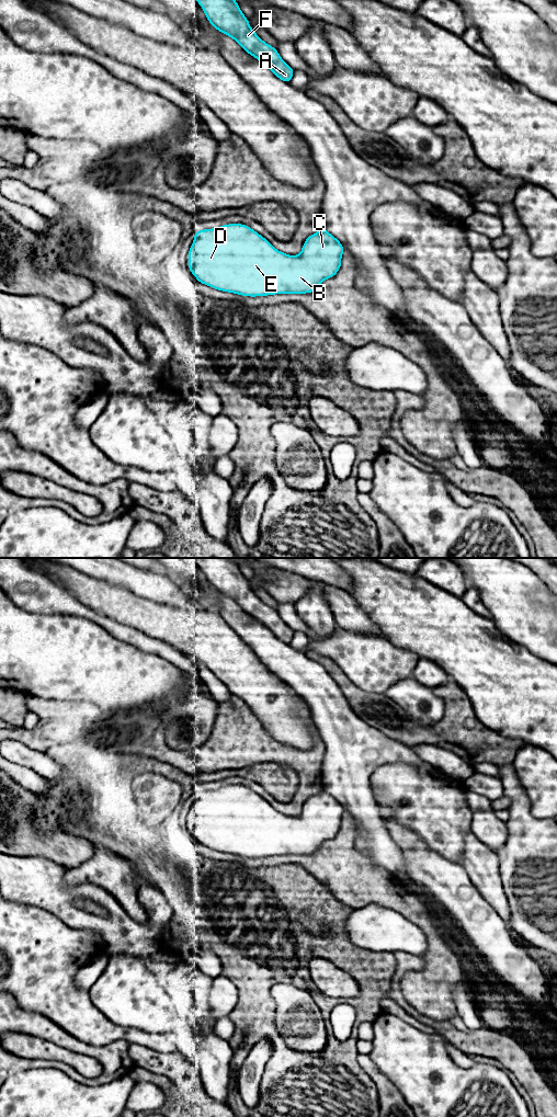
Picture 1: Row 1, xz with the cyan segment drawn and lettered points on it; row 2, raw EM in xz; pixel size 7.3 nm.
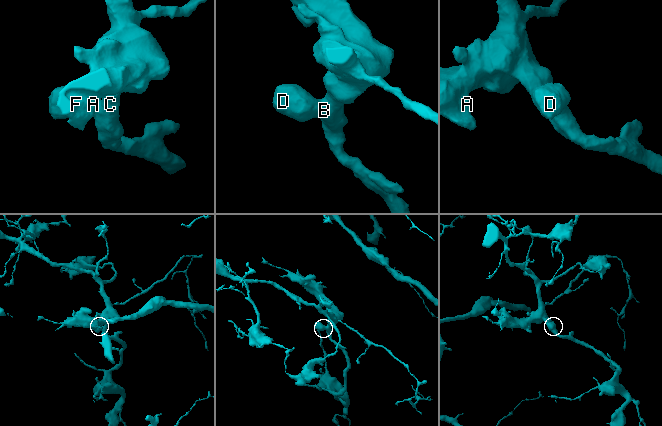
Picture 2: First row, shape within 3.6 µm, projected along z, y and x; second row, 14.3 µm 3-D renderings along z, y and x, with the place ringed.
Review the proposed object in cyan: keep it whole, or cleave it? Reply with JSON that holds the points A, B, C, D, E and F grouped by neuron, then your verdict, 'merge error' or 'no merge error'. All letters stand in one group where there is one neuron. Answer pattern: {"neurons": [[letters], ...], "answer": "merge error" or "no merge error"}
{"neurons": [["A", "B", "C", "D", "E", "F"]], "answer": "no merge error"}

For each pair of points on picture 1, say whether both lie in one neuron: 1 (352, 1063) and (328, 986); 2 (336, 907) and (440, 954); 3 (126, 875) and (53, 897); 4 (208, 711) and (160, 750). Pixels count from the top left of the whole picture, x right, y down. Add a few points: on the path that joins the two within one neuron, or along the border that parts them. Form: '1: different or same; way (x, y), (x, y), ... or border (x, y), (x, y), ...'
1: different; border (357, 996), (330, 998)
2: different; border (332, 892), (343, 903), (353, 909)
3: different; border (76, 884), (91, 882), (98, 885), (115, 899)
4: different; border (158, 719), (169, 747), (192, 748)

